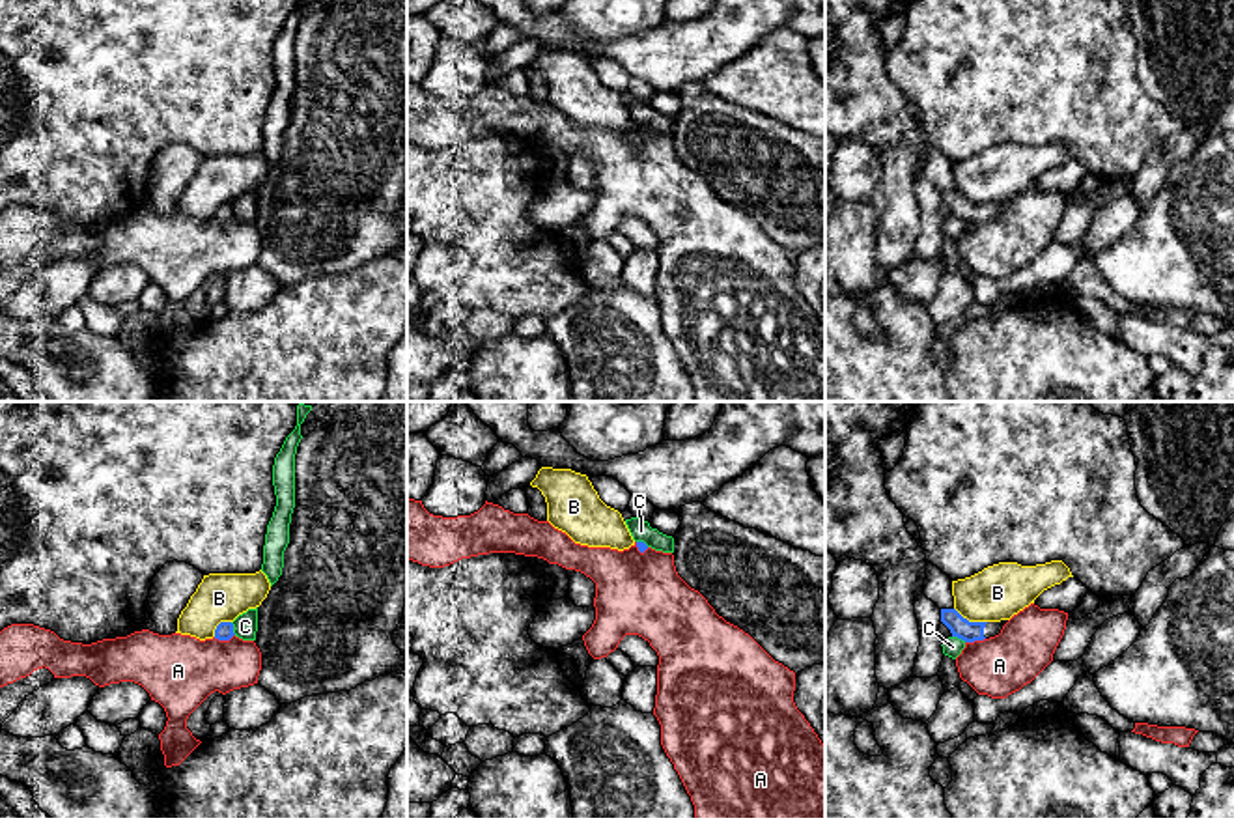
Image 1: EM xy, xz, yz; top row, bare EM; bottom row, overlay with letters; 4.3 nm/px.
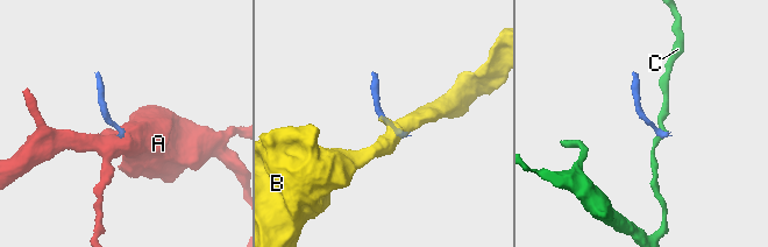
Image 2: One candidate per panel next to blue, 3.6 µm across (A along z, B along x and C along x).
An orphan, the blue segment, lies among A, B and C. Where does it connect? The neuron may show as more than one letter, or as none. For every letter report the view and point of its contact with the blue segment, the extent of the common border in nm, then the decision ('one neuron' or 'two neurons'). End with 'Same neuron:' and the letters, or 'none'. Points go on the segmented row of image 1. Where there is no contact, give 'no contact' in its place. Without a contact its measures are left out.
A: xy (223, 639) | 100 nm | two neurons
B: yz (971, 622) | 160 nm | two neurons
C: yz (960, 637) | 70 nm | two neurons
Same neuron: none

